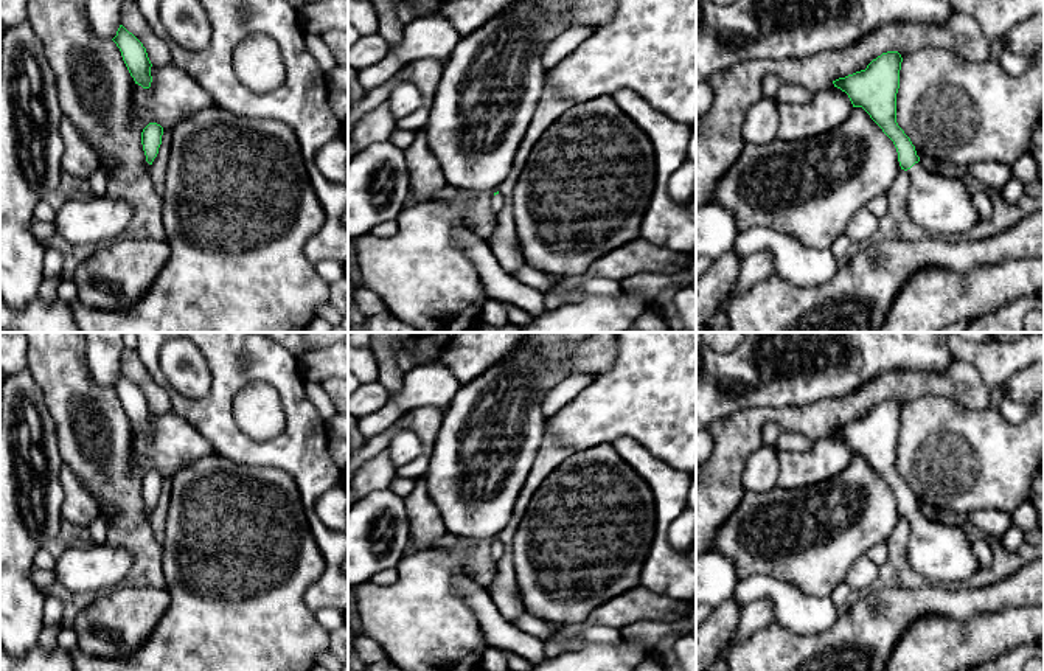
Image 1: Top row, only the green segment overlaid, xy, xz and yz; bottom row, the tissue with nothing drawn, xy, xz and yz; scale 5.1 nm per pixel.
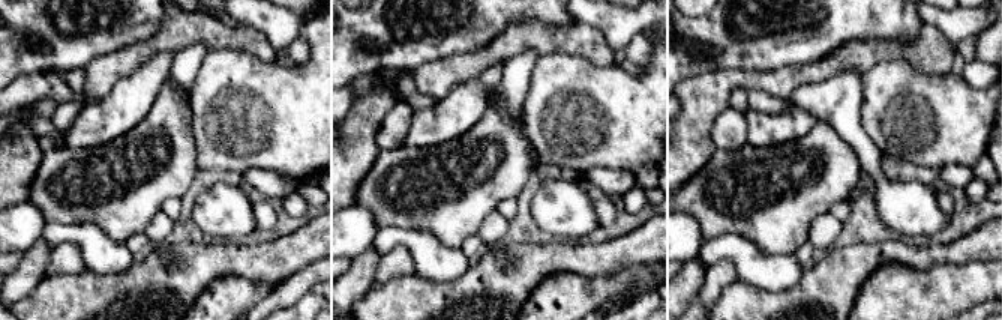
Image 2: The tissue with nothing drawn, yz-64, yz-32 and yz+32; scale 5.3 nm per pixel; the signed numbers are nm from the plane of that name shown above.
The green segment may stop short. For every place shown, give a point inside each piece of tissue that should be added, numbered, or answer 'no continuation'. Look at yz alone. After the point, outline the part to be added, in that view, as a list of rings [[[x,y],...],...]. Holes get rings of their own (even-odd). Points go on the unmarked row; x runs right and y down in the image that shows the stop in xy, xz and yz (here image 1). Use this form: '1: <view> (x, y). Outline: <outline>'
1: yz (942, 553). Outline: [[[920,511],[907,517],[907,522],[910,525],[907,561],[926,582],[952,586],[980,570],[973,542],[962,527],[931,520]]]

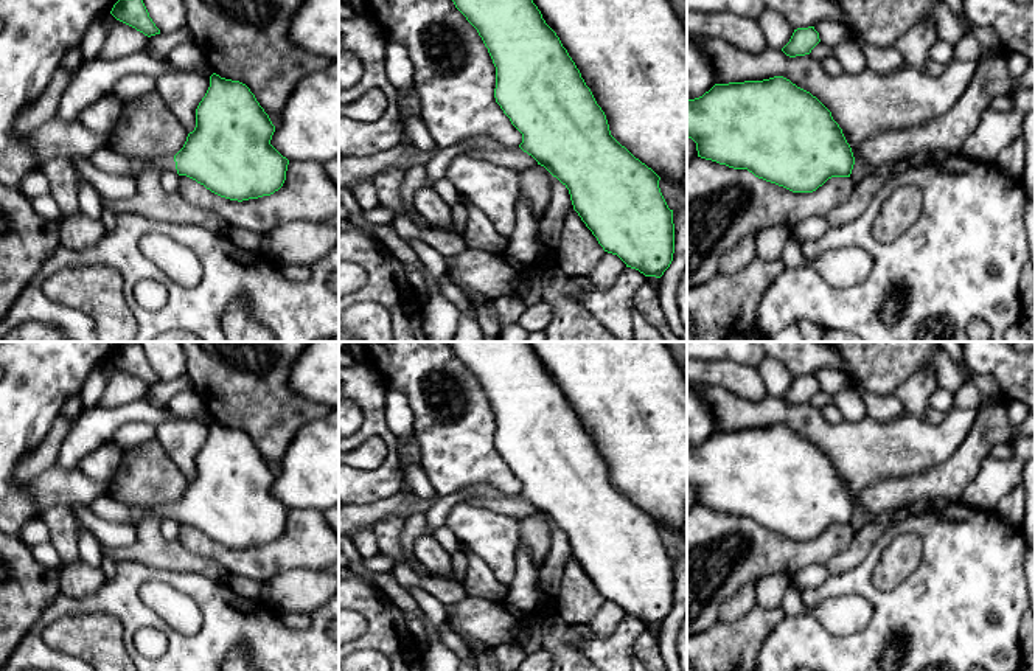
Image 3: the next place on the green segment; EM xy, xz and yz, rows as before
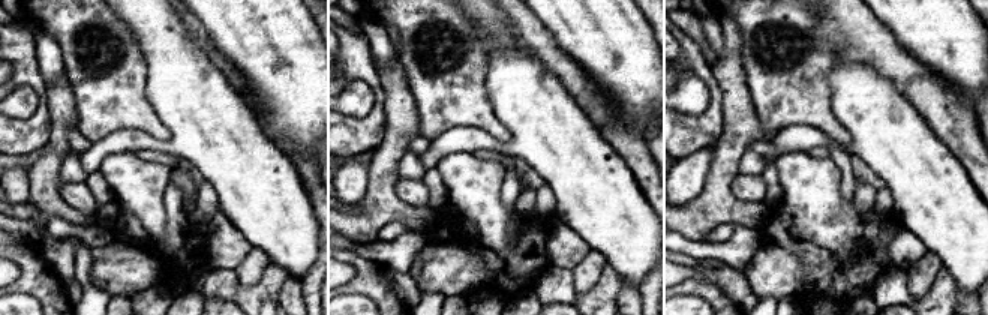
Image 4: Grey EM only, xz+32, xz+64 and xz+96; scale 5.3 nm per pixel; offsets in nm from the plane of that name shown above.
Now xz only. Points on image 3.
no continuation

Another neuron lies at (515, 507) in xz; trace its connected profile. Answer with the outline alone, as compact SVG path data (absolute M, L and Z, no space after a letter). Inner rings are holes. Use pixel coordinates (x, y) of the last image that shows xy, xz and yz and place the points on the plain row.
M522 497L472 499L469 503L474 506L491 509L504 516L514 517L518 520L527 516L538 514L538 509Z

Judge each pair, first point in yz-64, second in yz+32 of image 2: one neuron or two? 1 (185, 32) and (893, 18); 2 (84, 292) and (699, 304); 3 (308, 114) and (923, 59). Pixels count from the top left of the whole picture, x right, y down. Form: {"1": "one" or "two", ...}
{"1": "two", "2": "two", "3": "two"}

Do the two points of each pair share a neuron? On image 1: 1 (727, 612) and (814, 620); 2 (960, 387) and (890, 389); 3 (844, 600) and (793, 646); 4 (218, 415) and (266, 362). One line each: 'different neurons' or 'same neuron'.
1: different neurons
2: same neuron
3: different neurons
4: same neuron

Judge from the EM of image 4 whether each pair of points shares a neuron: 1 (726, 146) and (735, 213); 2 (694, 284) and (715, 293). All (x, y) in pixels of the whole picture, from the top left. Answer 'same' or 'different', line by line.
1: same
2: same

